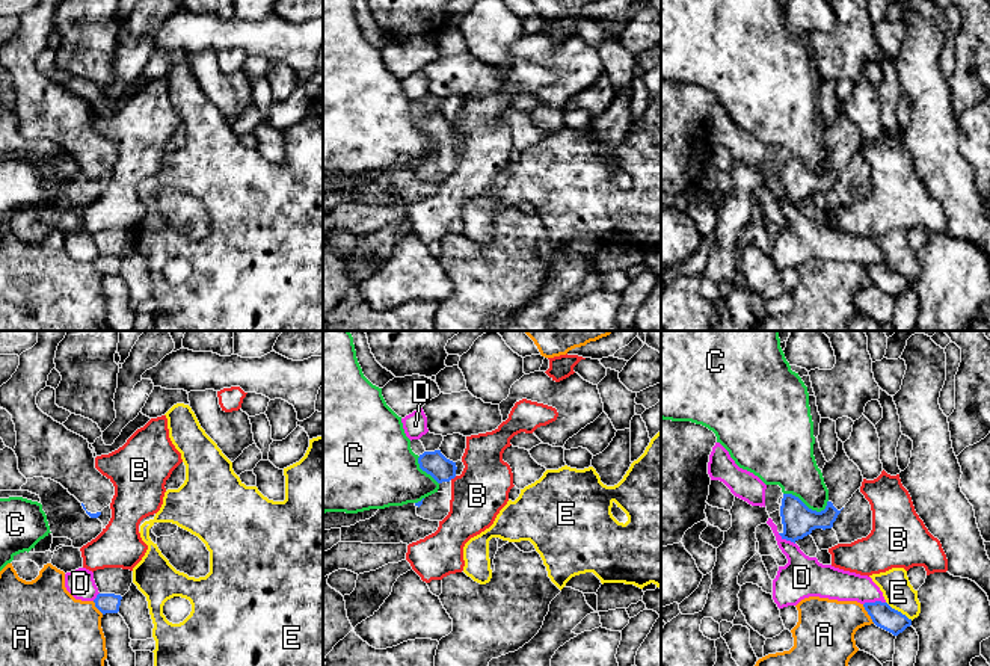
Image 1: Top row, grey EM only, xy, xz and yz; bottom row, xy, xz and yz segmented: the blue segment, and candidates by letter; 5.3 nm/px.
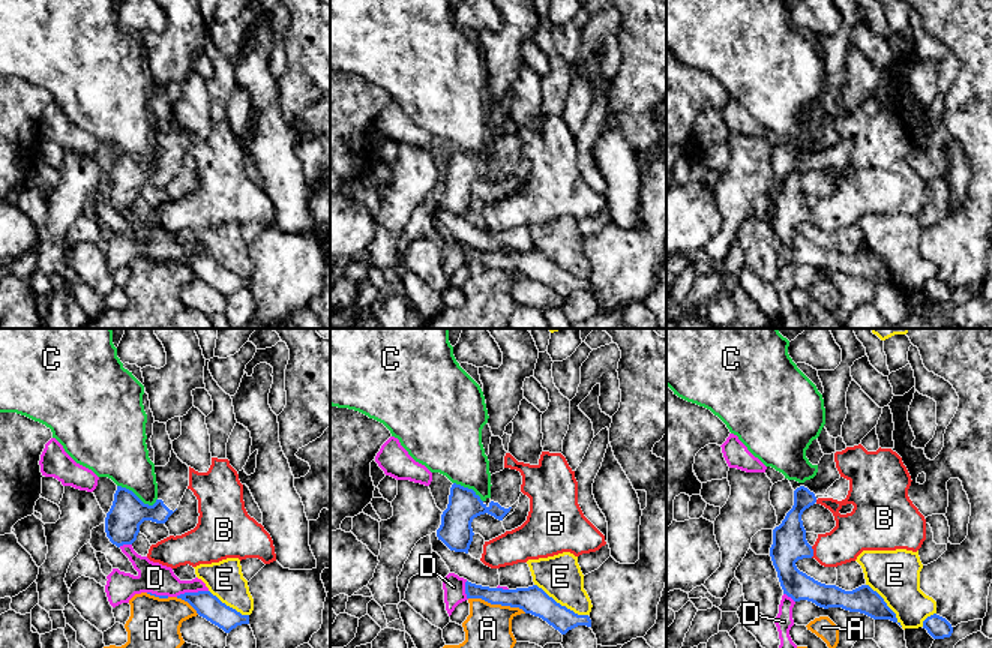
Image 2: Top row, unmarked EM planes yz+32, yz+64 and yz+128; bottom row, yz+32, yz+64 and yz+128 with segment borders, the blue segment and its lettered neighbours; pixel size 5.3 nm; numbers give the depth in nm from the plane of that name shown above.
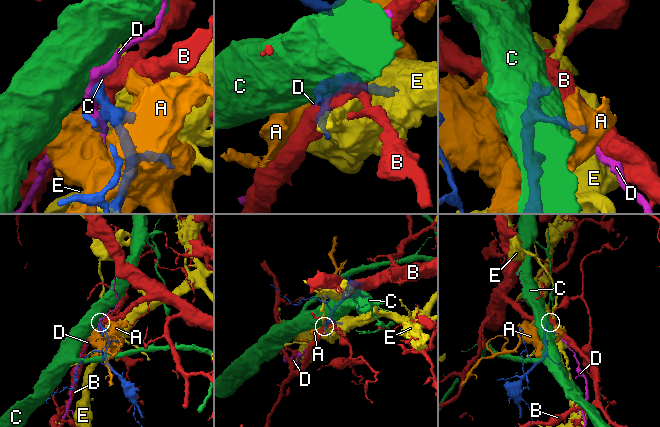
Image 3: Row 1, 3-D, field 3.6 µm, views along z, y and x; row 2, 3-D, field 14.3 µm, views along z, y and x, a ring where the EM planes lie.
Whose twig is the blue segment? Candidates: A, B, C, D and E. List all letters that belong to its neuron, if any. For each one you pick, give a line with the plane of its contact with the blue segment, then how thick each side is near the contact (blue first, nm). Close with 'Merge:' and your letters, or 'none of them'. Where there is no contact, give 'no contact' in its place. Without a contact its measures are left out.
Merge: none of them

